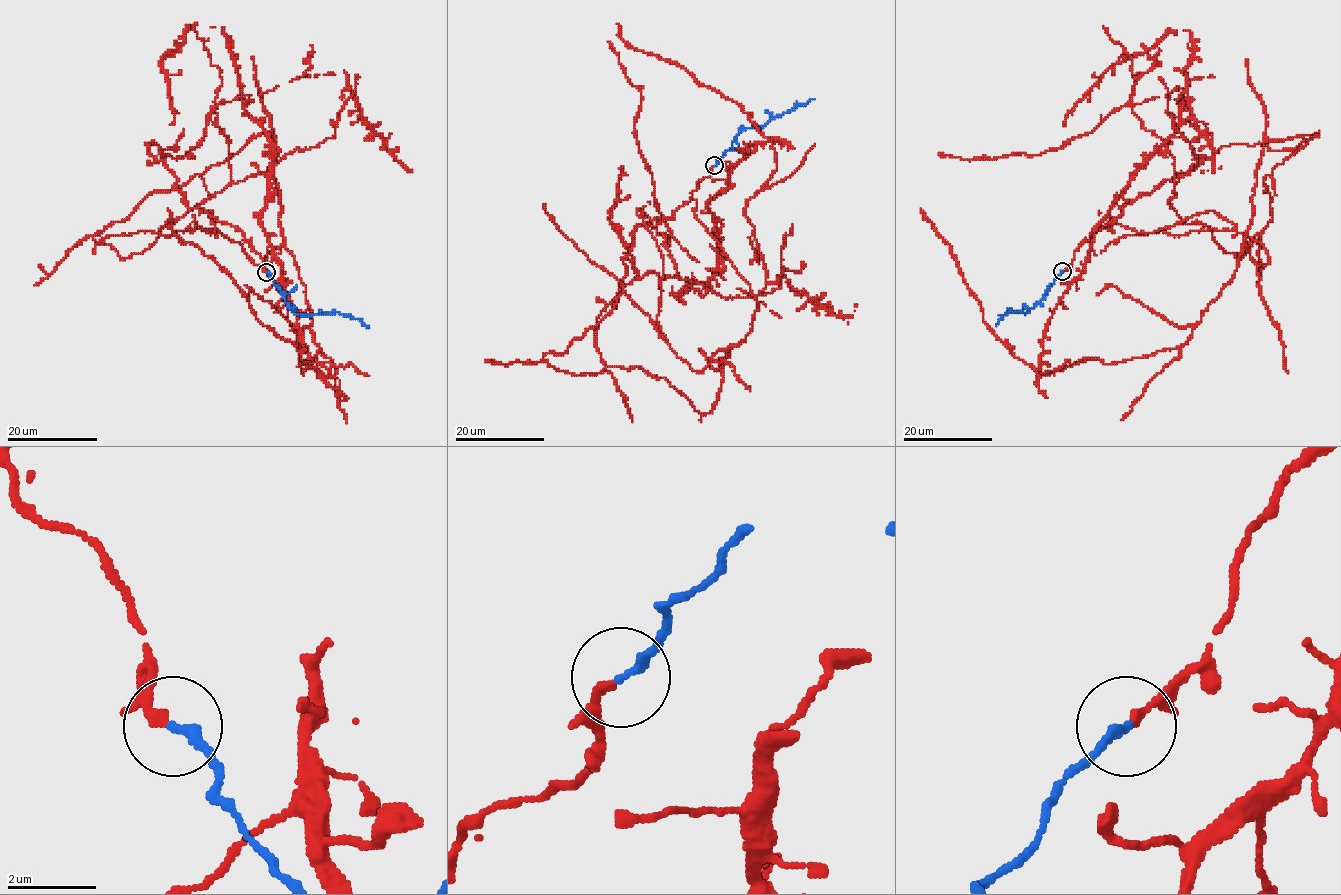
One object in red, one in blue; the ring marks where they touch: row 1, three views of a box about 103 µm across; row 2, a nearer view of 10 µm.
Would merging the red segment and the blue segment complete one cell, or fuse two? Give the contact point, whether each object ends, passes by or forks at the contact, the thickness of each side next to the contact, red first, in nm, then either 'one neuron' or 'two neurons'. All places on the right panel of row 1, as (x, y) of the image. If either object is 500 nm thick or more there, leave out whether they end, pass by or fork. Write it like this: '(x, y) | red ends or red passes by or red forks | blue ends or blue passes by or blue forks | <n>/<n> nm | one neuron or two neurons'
(1062, 271) | red ends | blue ends | 220/200 nm | one neuron

